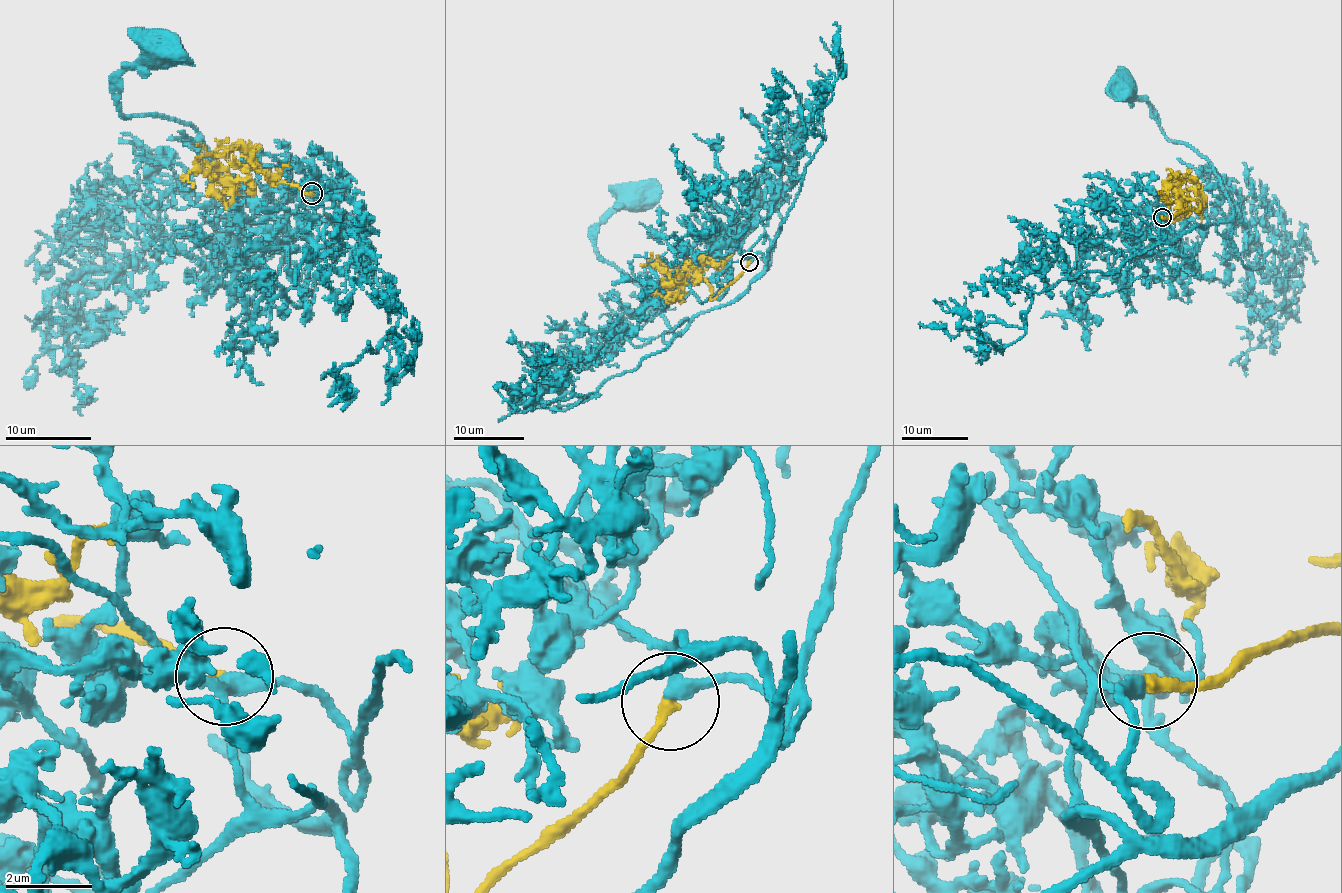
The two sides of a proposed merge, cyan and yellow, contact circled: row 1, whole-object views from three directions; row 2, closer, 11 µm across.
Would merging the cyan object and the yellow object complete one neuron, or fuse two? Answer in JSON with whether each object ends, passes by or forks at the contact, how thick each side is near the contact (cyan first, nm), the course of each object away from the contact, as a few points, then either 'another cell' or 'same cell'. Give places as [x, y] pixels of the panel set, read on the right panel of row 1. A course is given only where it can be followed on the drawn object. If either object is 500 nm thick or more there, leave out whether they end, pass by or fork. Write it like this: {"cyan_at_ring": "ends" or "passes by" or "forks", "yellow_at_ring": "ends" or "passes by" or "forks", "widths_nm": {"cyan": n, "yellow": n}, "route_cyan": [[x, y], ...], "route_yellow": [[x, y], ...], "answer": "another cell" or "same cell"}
{"cyan_at_ring": "passes by", "yellow_at_ring": "ends", "widths_nm": {"cyan": 320, "yellow": 260}, "route_cyan": [[1161, 217], [1165, 241], [1225, 222], [1232, 211], [1206, 158], [1171, 141], [1151, 106], [1117, 89], [1121, 84]], "route_yellow": [[1162, 217], [1199, 208], [1194, 200], [1182, 195], [1176, 188], [1181, 179], [1193, 181], [1199, 197], [1201, 222]], "answer": "same cell"}

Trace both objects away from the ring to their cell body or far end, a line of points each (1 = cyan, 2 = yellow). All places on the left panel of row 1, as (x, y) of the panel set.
1: (312, 194), (329, 196), (333, 221), (293, 200), (242, 198), (189, 124), (126, 117), (120, 76), (161, 47)
2: (312, 193), (270, 181), (267, 171), (233, 163), (225, 152), (213, 154), (227, 172), (223, 204)

